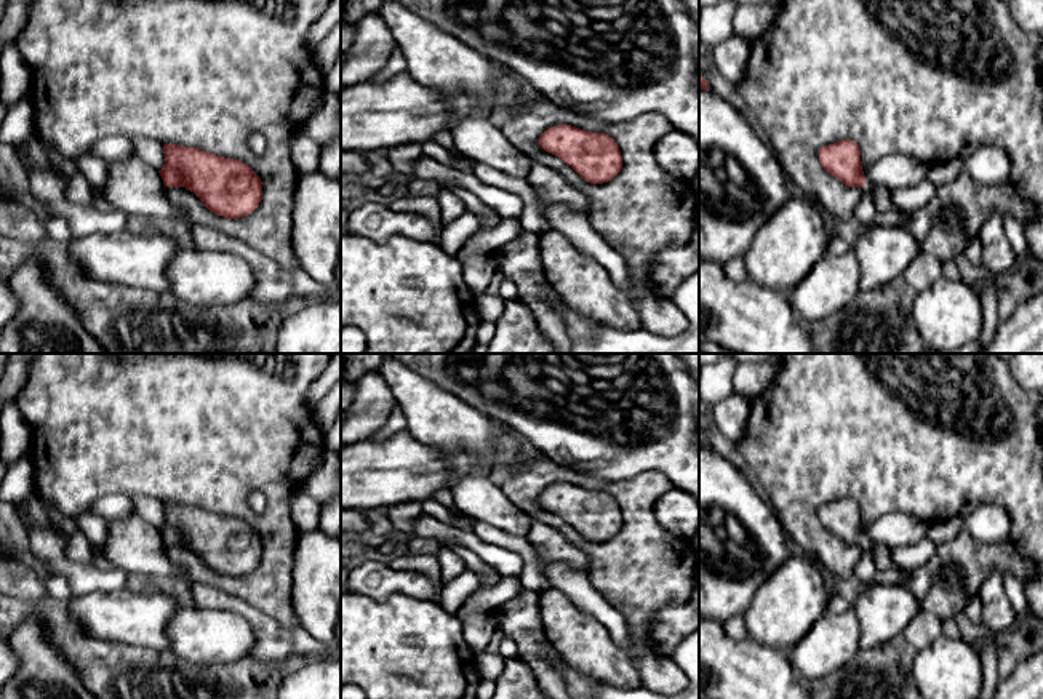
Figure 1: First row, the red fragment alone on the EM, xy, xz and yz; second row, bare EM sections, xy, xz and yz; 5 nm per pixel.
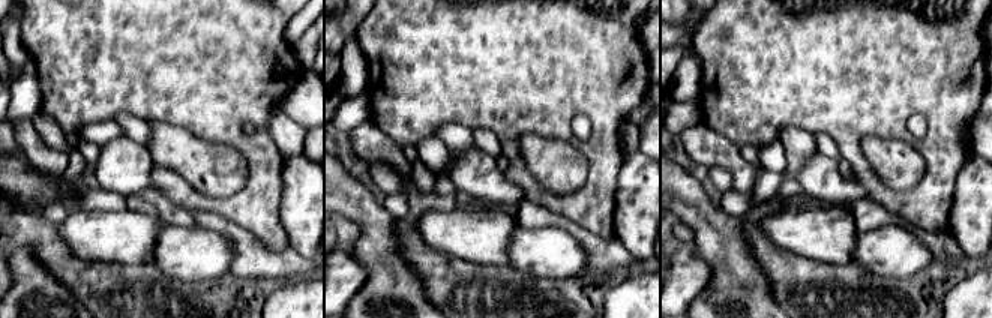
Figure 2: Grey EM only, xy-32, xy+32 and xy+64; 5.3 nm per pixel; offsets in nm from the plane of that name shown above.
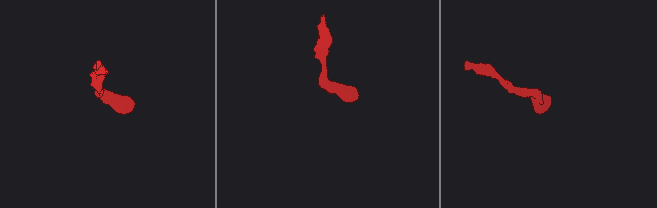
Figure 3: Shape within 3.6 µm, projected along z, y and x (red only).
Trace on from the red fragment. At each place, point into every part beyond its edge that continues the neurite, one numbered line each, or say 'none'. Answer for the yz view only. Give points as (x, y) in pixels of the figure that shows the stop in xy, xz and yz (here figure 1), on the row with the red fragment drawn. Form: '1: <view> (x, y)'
1: yz (978, 203)

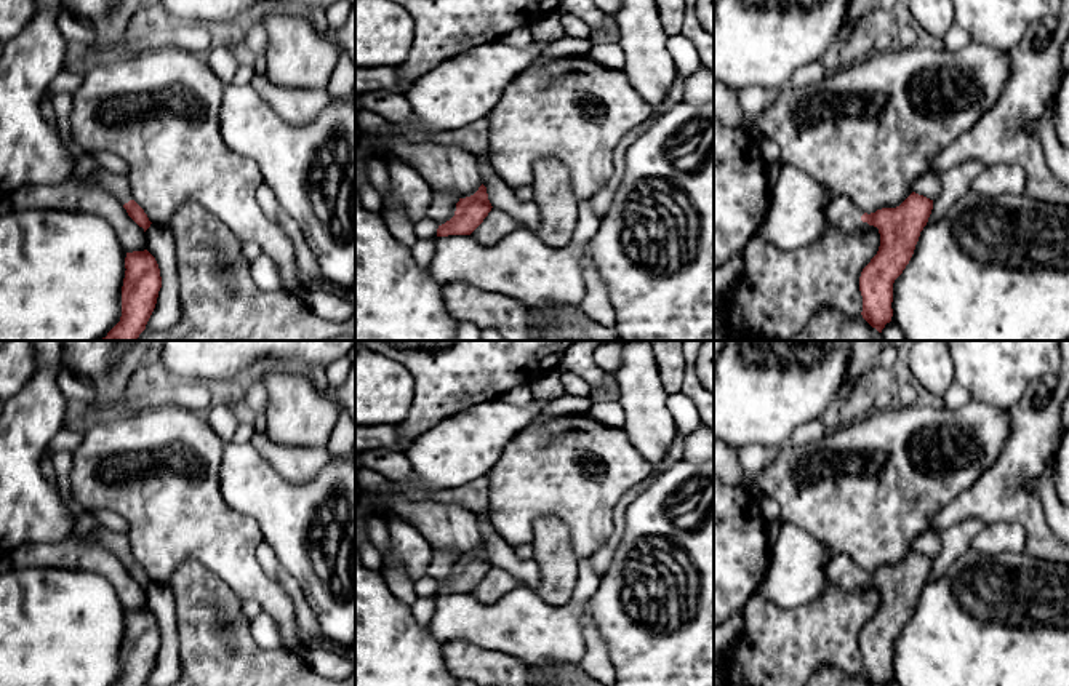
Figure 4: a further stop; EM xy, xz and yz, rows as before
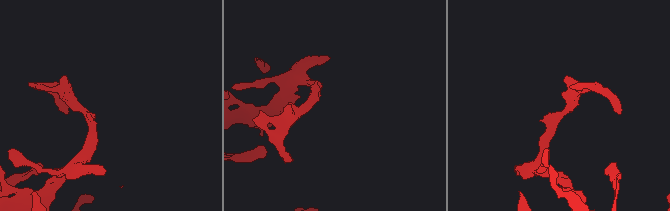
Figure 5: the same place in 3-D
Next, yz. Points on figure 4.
1: yz (842, 213)

